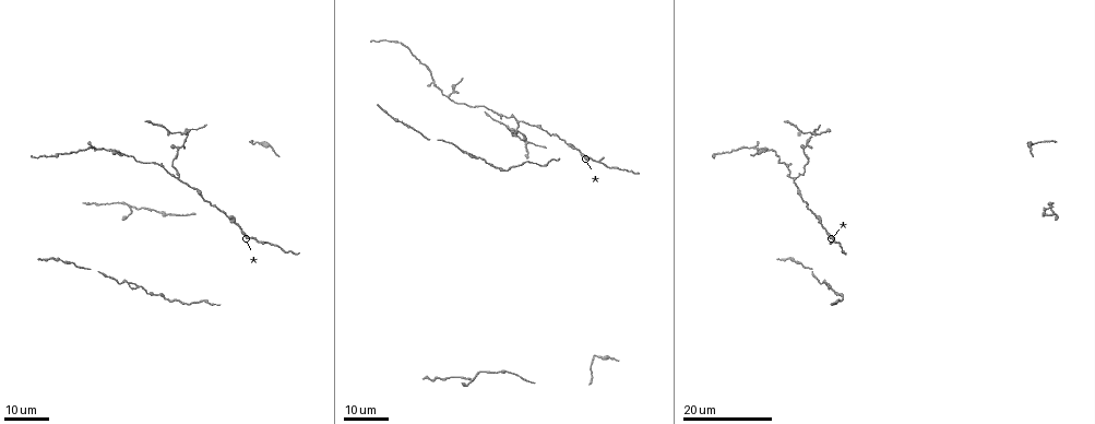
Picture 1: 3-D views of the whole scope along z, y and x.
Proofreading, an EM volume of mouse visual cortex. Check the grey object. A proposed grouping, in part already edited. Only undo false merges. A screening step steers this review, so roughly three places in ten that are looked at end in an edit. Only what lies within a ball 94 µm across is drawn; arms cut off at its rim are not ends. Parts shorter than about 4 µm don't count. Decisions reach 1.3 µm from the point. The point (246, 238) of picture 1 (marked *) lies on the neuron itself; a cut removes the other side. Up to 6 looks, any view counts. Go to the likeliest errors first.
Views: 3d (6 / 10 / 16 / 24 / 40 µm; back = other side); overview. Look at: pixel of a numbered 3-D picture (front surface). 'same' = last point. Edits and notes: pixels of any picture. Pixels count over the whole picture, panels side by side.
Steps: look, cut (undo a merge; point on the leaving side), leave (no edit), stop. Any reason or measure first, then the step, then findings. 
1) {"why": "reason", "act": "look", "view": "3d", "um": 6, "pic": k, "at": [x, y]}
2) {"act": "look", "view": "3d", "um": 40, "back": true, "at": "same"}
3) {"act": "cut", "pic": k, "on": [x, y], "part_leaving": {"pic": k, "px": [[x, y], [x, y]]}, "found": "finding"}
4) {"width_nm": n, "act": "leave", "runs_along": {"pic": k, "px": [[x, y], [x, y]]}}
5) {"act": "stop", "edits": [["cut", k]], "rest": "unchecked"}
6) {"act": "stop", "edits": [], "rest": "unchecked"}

{"why": "four or more arms meet", "act": "look", "view": "3d", "um": 16, "pic": 1, "at": [813, 132]}

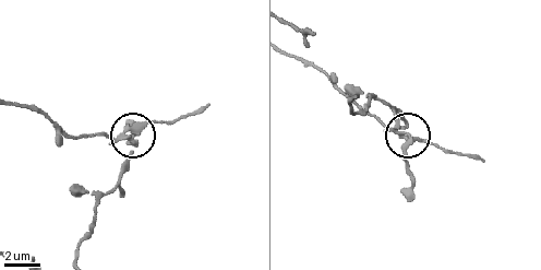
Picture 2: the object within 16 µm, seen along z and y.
{"act": "look", "view": "3d", "um": 6, "pic": 2, "at": [134, 129]}

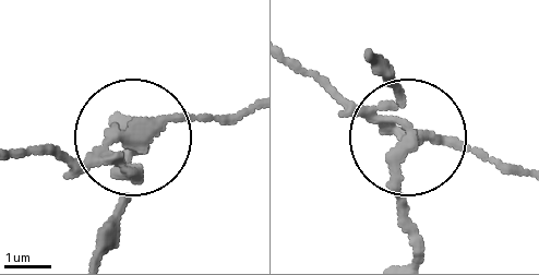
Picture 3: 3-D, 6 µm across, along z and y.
{"width_nm": 290, "act": "cut", "pic": 3, "on": [63, 153], "part_leaving": {"pic": 3, "px": [[128, 174], [14, 150]]}, "found": "two neurons meet here"}

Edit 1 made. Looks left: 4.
{"act": "look", "view": "overview"}

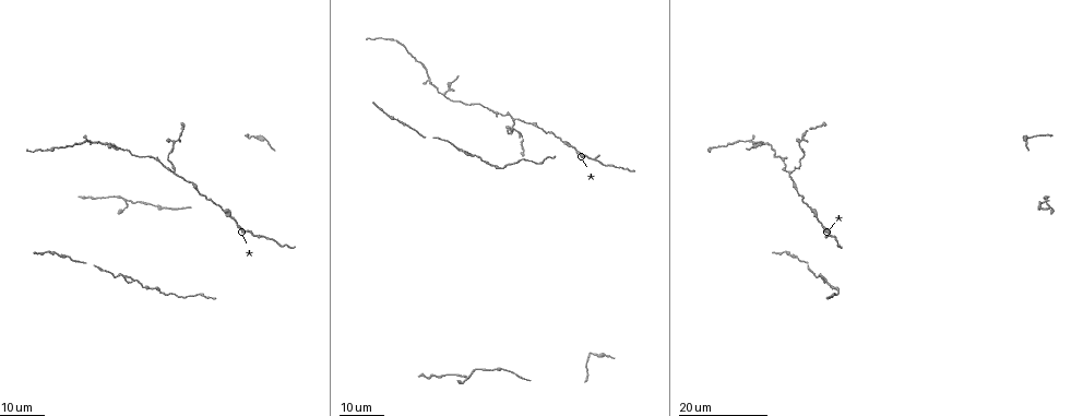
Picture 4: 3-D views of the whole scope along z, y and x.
{"why": "a fork", "act": "look", "view": "3d", "um": 16, "pic": 4, "at": [104, 143]}

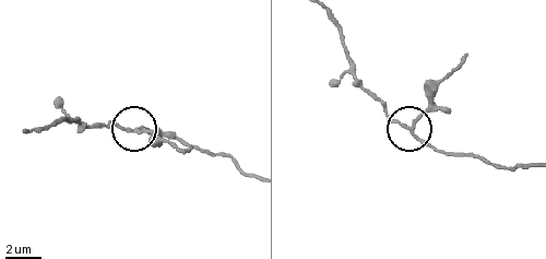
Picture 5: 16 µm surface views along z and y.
{"act": "look", "view": "3d", "um": 10, "pic": 5, "at": [406, 125]}

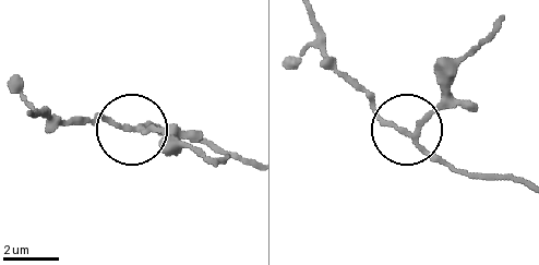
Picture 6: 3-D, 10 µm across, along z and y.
{"why": "zoom in", "act": "look", "view": "3d", "um": 6, "pic": 6, "at": [410, 131]}

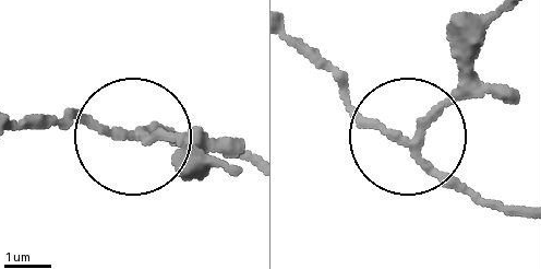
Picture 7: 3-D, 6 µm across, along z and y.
{"side_arm_um": 5, "act": "cut", "pic": 7, "on": [183, 139], "part_leaving": {"pic": 7, "px": [[140, 137], [221, 164]]}, "found": "two neurons meet here"}

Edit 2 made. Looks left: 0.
{"act": "stop", "edits": [["cut", 3], ["cut", 7]], "rest": "unchecked"}

